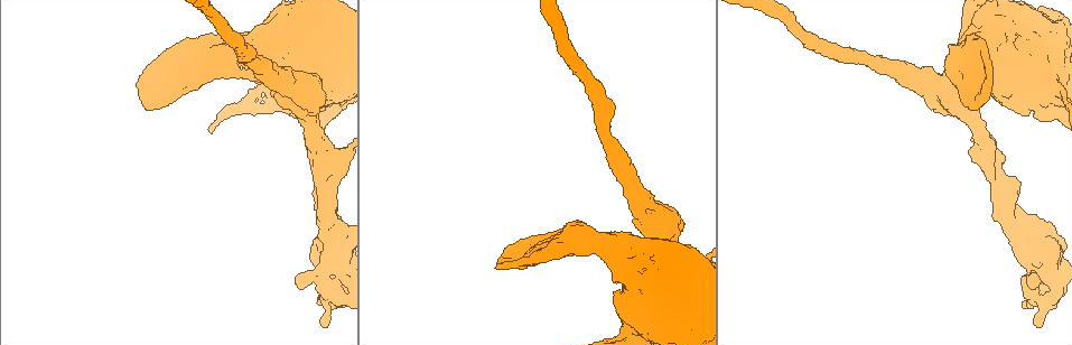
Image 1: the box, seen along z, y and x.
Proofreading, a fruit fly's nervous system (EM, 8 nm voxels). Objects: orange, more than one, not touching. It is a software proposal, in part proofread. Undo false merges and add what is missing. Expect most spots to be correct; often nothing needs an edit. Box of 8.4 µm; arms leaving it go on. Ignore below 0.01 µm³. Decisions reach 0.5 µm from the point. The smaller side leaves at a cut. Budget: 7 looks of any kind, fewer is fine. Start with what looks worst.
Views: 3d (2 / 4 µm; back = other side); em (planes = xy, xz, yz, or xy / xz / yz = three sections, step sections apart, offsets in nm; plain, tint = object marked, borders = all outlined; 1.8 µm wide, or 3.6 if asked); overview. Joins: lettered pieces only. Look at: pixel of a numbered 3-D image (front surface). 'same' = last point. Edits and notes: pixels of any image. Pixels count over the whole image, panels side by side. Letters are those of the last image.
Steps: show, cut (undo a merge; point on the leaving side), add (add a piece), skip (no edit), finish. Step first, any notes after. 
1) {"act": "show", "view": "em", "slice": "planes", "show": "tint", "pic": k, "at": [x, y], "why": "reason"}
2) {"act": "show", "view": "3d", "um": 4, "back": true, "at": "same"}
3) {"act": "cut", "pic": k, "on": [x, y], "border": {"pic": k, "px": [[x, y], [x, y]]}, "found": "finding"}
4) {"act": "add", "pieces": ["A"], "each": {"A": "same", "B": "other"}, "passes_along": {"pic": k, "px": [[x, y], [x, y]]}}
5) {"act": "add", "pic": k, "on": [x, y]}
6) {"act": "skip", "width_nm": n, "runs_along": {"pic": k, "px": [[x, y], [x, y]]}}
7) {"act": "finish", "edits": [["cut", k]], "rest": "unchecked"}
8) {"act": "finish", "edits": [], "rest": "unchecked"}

{"act": "show", "view": "3d", "um": 4, "pic": 1, "at": [339, 106], "why": "touches itself"}

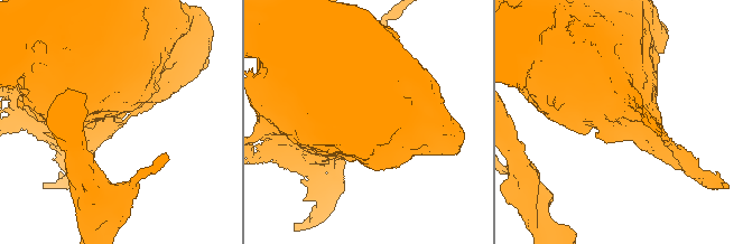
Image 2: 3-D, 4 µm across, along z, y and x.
{"act": "show", "view": "em", "slice": "planes", "show": "plain", "pic": 2, "at": [116, 122]}

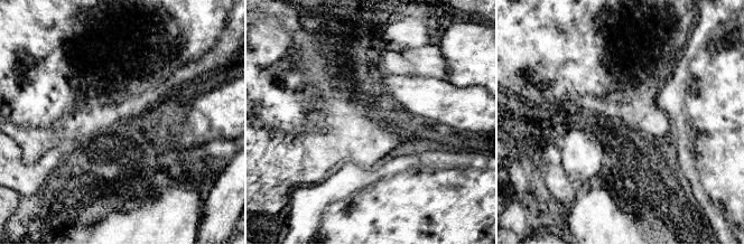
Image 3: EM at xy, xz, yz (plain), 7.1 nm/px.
{"act": "show", "view": "em", "slice": "planes", "show": "borders", "at": "same", "why": "see the neighbours"}

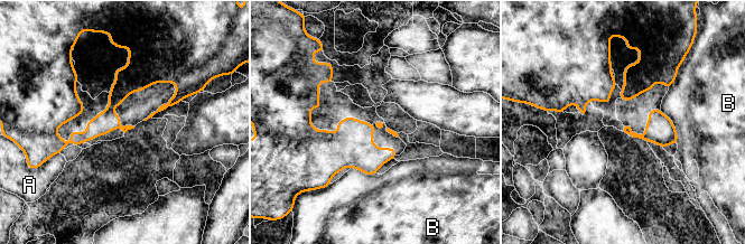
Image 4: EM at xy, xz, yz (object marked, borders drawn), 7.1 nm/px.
{"act": "skip", "longest_contact_nm": ["B", 300], "each": {"A": "other", "B": "other"}, "border": {"pic": 4, "px": [[660, 109], [671, 120], [678, 144]]}, "found": "one neuron here"}

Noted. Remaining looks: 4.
{"act": "show", "view": "em", "um": 3.6, "slice": "xy", "step": 4, "show": "borders", "pic": 1, "at": [329, 165], "why": "thick turns thin"}

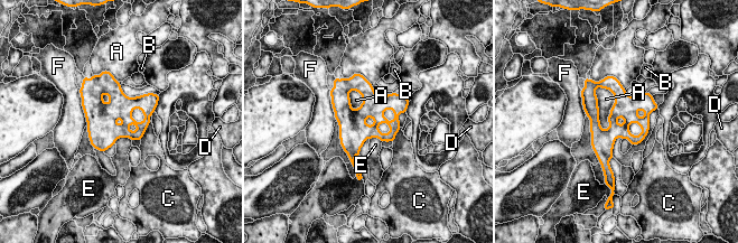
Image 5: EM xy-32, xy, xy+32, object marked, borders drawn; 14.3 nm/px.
{"act": "show", "view": "em", "um": 3.6, "slice": "planes", "show": "borders", "at": "same"}

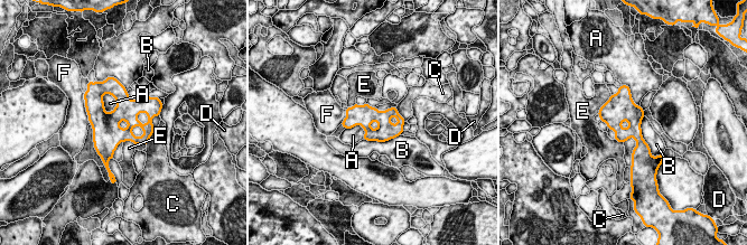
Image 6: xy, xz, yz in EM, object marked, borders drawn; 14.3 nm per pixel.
{"act": "skip", "each": {"A": "other", "B": "other", "C": "other", "D": "other", "E": "other", "F": "other"}, "border": {"pic": 6, "px": [[104, 93], [104, 110], [108, 113]]}, "found": "continuous, no second neuron"}

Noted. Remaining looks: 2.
{"act": "finish", "edits": [], "rest": "unchecked"}

